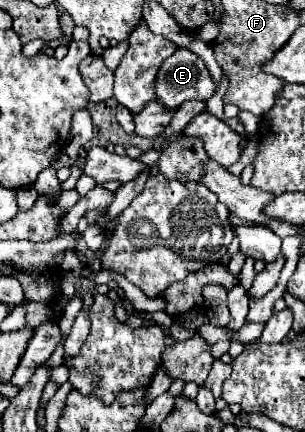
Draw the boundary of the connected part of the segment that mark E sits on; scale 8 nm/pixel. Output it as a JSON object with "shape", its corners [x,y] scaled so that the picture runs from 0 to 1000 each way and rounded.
{"shape":[[[584,111],[525,157],[511,185],[518,236],[577,250],[610,231],[689,231],[708,208],[656,130],[616,111]]]}

